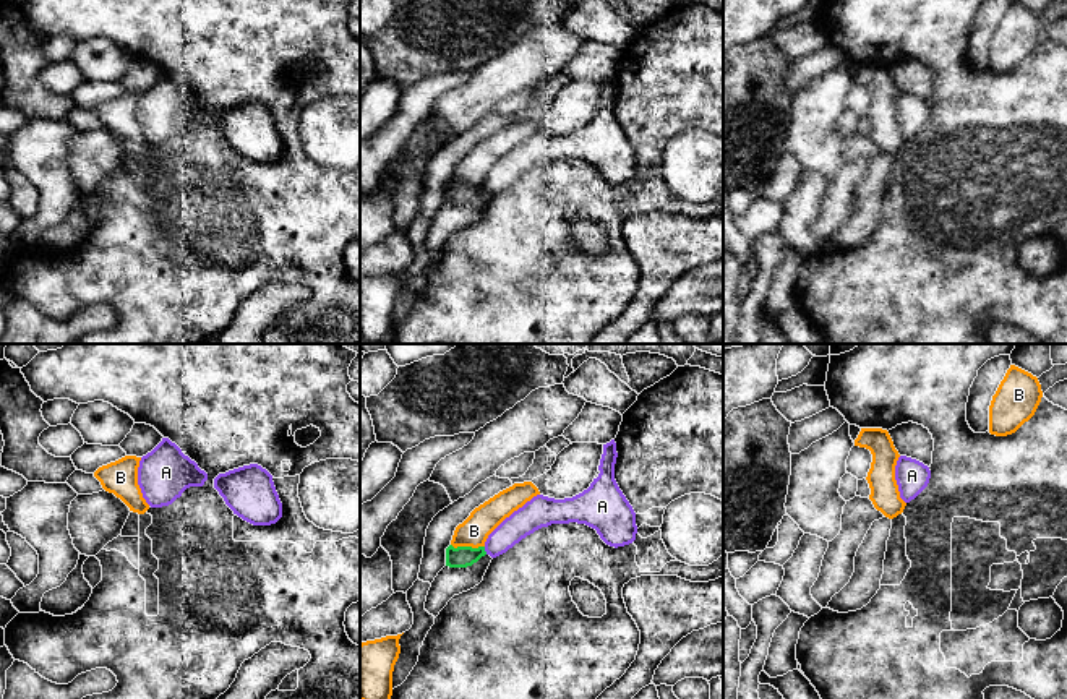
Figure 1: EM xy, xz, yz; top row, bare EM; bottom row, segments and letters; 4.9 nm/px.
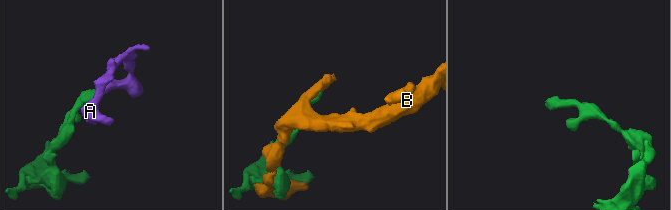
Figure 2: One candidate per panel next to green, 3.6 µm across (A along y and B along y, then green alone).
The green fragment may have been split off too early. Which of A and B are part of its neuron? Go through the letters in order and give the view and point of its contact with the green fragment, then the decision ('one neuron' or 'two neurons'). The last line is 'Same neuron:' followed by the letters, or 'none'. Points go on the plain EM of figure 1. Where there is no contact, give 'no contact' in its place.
A: xz (484, 187) | two neurons
B: xz (467, 184) | two neurons
Same neuron: none

